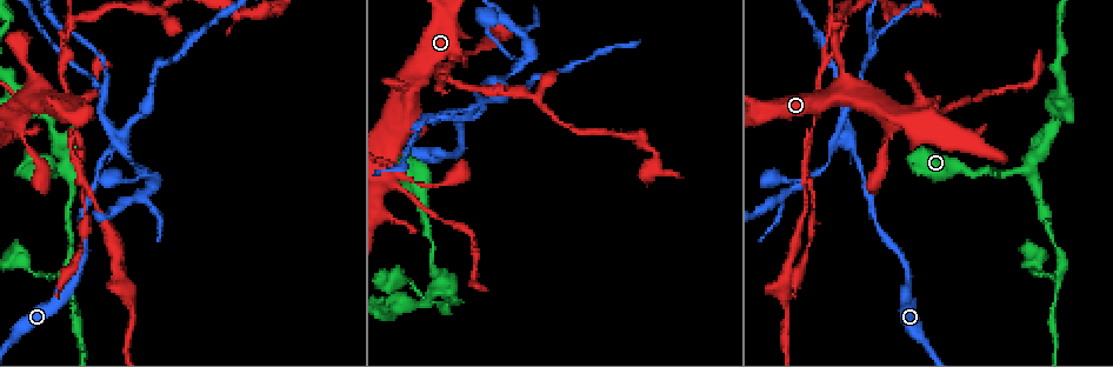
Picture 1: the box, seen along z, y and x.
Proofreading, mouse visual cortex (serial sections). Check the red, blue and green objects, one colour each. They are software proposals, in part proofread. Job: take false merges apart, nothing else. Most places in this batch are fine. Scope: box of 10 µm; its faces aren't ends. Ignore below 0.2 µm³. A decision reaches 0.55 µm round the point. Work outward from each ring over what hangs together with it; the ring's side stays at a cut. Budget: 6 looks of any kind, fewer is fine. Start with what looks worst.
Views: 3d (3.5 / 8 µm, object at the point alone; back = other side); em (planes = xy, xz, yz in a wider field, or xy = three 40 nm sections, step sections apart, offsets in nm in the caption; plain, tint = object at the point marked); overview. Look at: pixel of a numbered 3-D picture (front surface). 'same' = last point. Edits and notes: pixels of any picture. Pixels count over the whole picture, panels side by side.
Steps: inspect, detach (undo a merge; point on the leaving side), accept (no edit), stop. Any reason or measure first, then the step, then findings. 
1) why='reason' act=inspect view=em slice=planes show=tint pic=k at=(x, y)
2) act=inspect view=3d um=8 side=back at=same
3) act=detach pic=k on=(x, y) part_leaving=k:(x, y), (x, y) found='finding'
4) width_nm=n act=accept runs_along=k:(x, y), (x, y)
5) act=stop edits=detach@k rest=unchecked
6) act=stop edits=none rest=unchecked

why='sudden change in width' act=inspect view=3d um=3.5 pic=1 at=(121, 137)

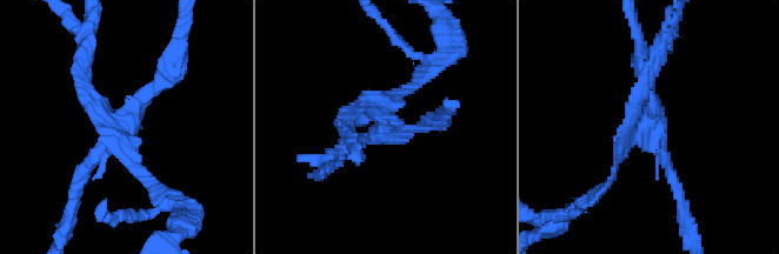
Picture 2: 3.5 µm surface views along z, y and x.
act=inspect view=em slice=xy step=3 show=tint pic=2 at=(648, 130)

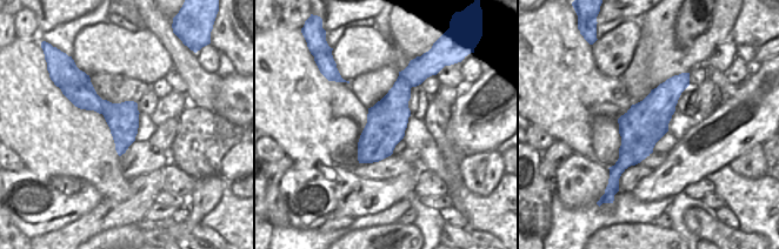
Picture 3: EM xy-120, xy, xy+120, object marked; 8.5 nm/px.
why='another direction' act=inspect view=em slice=planes show=tint at=same

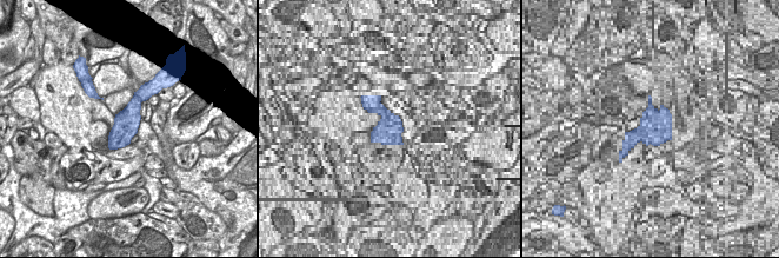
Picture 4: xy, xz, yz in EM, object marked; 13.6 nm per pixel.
act=detach pic=2 on=(638, 93) part_leaving=2:(636, 135), (606, 186), (573, 207) found='two cells meet here'

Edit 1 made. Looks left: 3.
why='branch point' act=inspect view=3d um=8 side=back pic=1 at=(1029, 167)

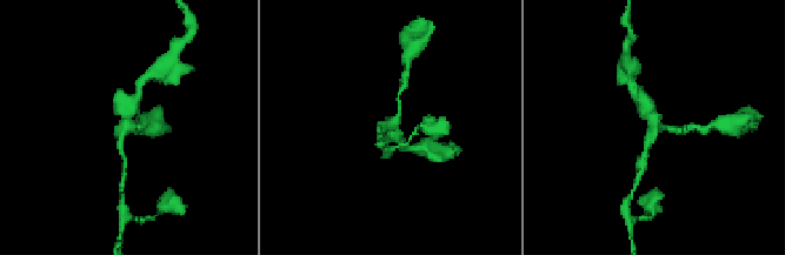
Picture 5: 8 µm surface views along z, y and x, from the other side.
act=inspect view=3d um=3.5 at=same

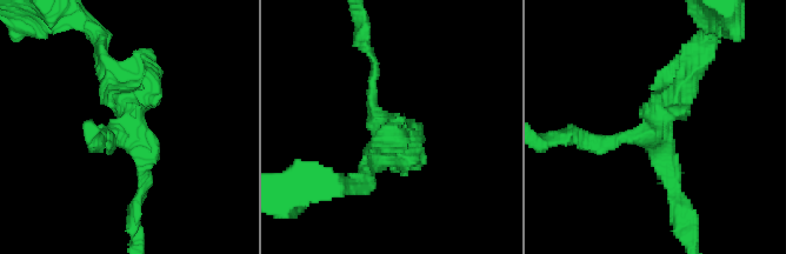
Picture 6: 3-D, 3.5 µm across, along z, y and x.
why='need the tissue' act=inspect view=em slice=xy step=1 show=tint pic=6 at=(124, 125)

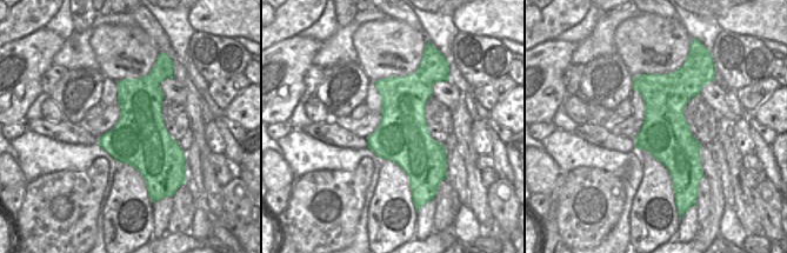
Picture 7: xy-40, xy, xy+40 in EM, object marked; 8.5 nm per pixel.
act=accept runs_along=6:(586, 138), (650, 134), (694, 69) found='one cell here'

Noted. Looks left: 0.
act=stop edits=detach@2 rest=unchecked

